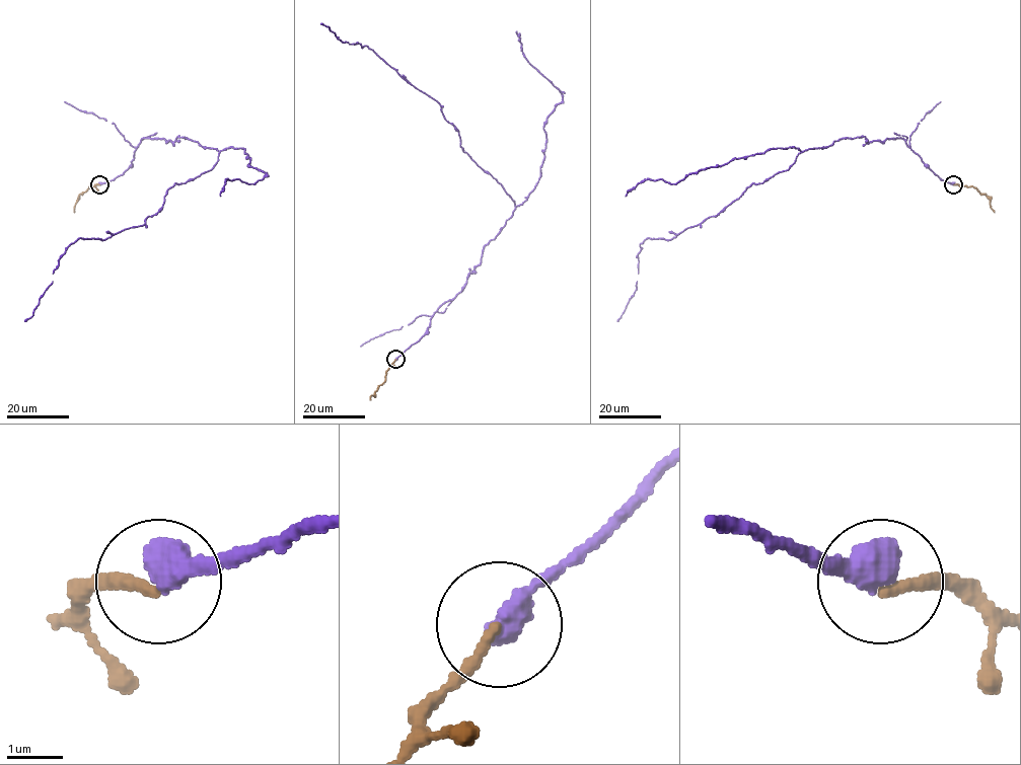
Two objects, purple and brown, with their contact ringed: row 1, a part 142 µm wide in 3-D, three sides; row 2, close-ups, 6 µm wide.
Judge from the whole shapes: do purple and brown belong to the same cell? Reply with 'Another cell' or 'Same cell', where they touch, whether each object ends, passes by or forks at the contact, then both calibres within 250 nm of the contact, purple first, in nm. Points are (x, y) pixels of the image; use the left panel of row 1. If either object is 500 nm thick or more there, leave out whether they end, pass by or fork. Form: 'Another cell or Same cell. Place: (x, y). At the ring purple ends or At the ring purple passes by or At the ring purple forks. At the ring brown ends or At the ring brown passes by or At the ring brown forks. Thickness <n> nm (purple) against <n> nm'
Same cell. Place: (99, 184). Thickness 600 nm (purple) against 190 nm

